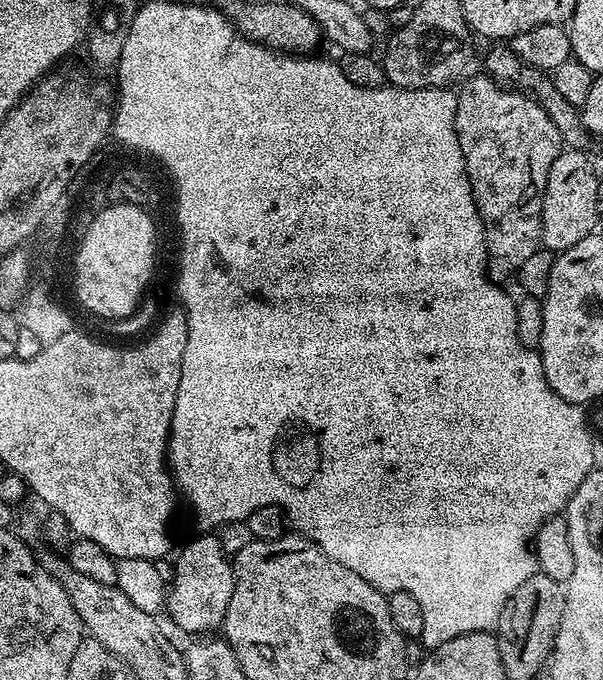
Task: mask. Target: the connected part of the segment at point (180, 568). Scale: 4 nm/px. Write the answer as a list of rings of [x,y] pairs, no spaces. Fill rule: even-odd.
[[[200,534],[197,540],[192,540],[180,552],[180,557],[175,557],[176,569],[170,581],[170,587],[166,592],[166,613],[184,632],[196,632],[192,634],[208,634],[219,629],[224,623],[224,615],[230,606],[230,594],[234,594],[234,582],[232,577],[232,565],[229,557],[224,555],[219,539],[212,534]]]

